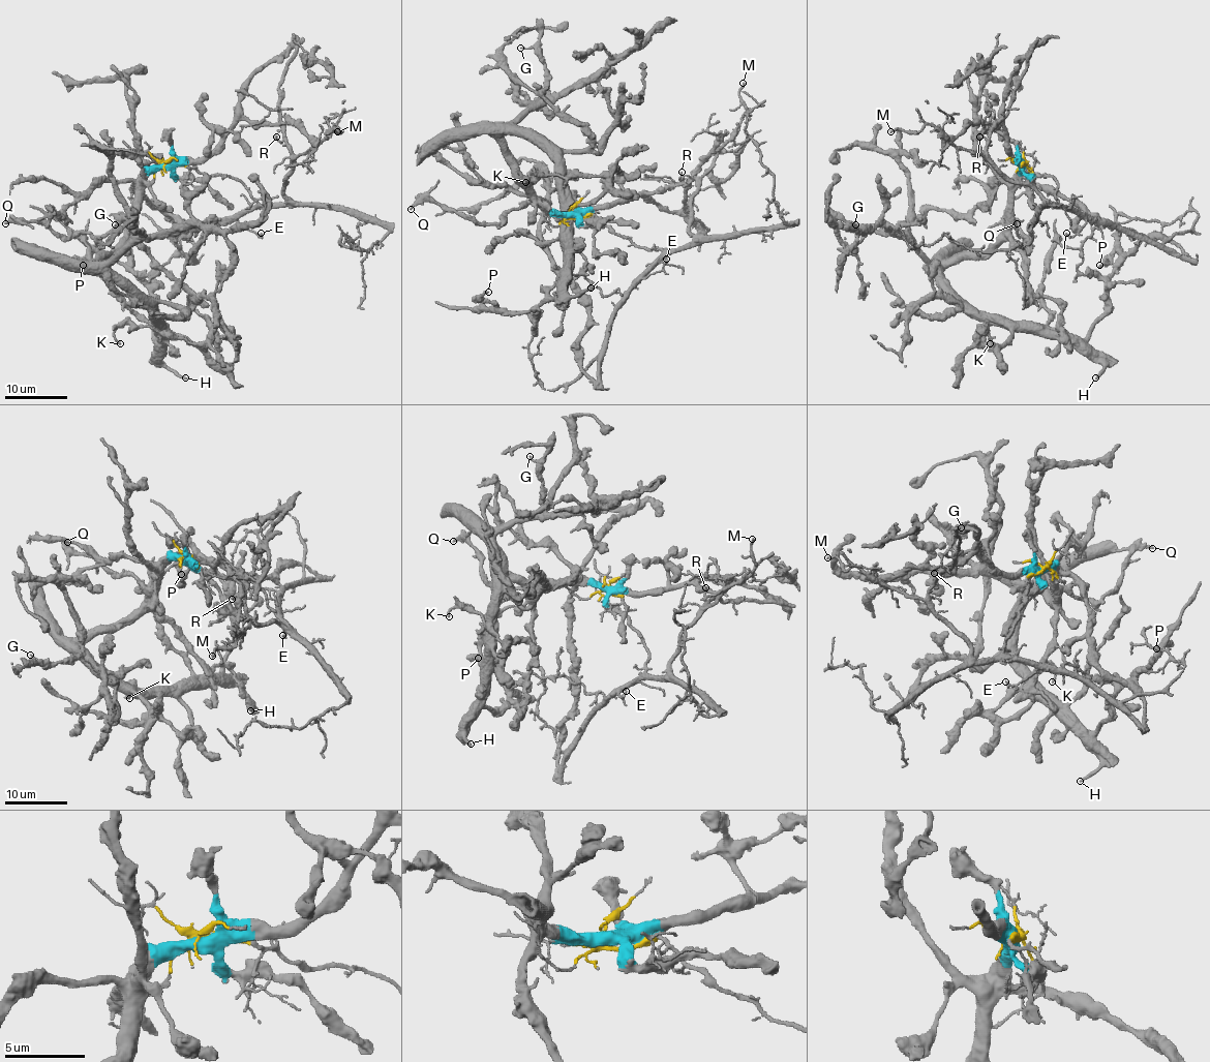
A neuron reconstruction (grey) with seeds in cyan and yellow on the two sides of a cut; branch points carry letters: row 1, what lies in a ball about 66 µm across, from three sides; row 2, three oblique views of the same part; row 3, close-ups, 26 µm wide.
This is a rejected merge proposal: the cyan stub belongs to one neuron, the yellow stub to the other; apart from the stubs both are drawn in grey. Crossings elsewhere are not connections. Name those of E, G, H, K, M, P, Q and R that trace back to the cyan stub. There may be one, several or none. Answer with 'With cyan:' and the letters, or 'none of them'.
With cyan: G, H, K, P, Q

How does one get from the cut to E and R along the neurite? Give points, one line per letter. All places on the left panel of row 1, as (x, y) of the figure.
E: (165, 163), (183, 163), (210, 176), (238, 179), (256, 204), (248, 207), (238, 221), (259, 237), (262, 234)
R: (165, 163), (238, 179), (262, 206), (281, 206), (288, 199), (284, 176), (291, 170), (291, 152), (275, 137)

